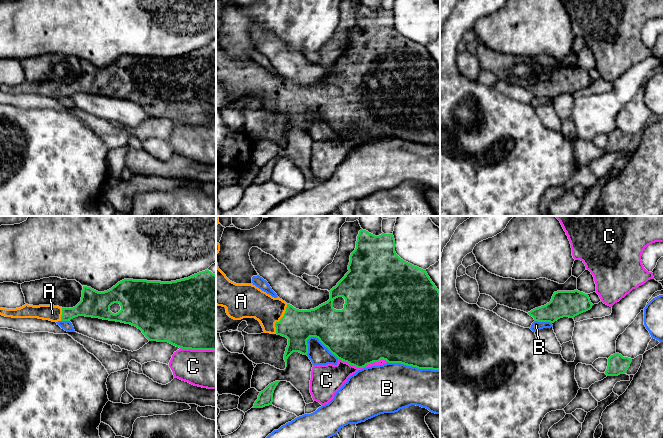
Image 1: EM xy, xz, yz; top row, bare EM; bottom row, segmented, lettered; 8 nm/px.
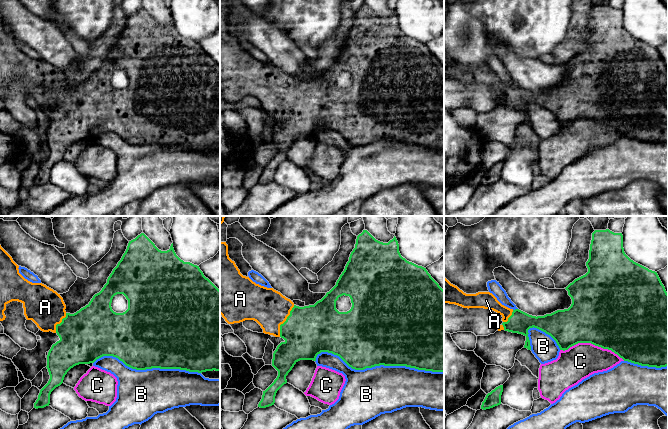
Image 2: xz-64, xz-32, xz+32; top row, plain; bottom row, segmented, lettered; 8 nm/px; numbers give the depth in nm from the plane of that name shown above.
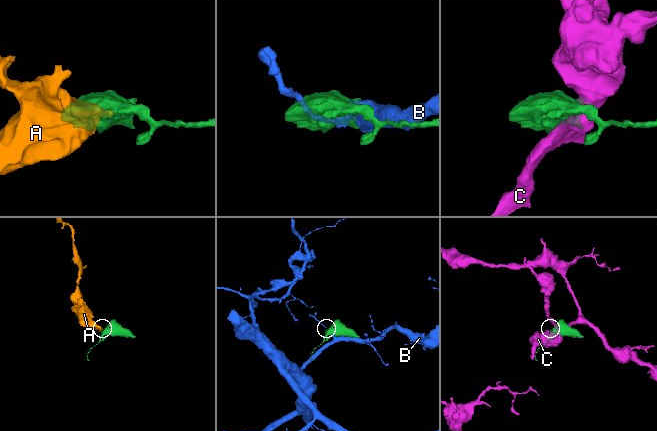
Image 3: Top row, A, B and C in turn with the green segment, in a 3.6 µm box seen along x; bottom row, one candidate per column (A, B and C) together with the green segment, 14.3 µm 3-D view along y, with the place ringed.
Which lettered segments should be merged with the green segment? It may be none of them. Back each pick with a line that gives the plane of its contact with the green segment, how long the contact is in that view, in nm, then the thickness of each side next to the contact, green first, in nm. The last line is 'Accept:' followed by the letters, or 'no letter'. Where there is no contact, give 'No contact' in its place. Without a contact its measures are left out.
A: Touches green in xz. Shared border 260 nm. Thickness 260 nm (green) against 240 nm
Accept: A

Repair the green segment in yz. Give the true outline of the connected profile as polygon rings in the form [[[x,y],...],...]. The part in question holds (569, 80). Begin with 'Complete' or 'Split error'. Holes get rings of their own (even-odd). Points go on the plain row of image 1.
Complete. [[[574,67],[554,68],[552,75],[544,82],[535,84],[528,88],[530,92],[538,98],[554,99],[560,94],[575,92],[586,88],[592,84],[588,70]]]

